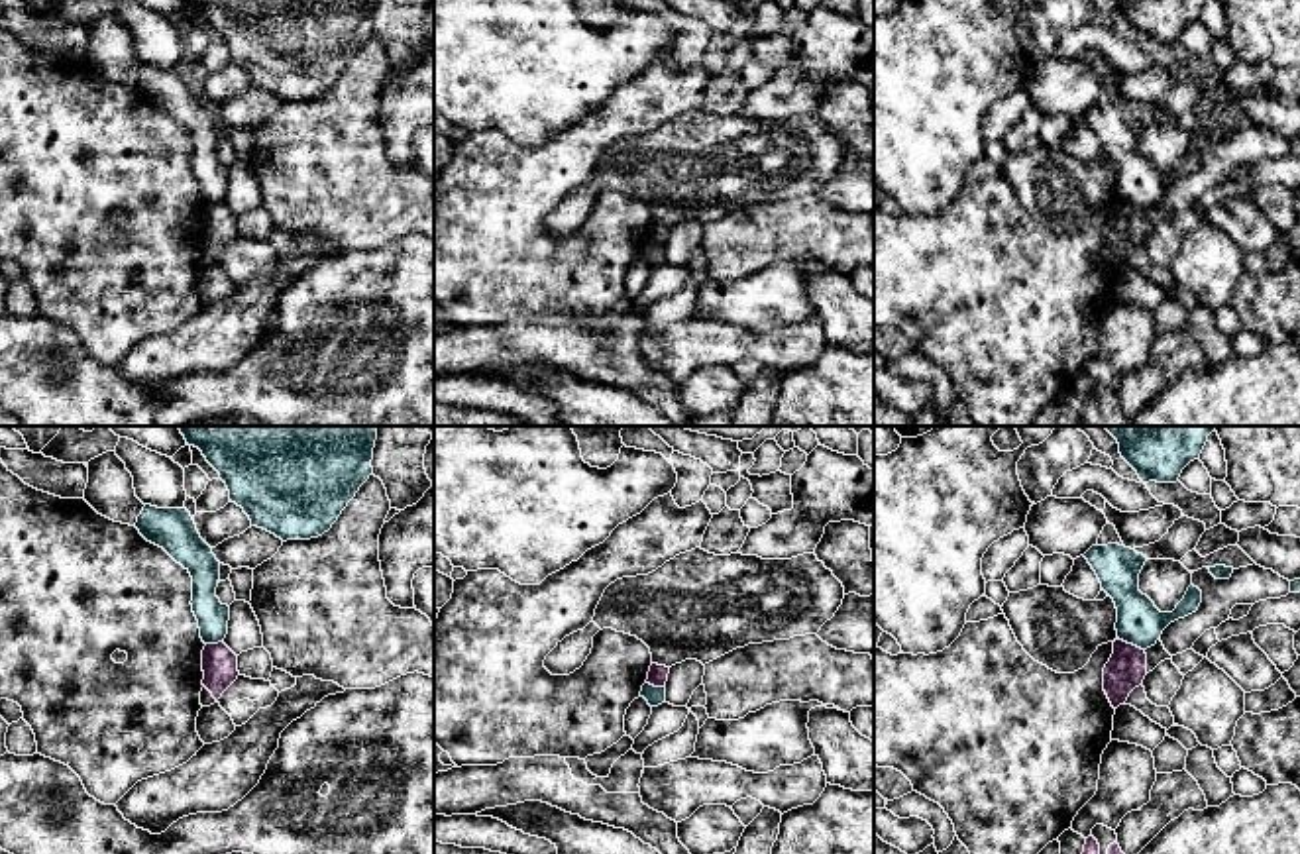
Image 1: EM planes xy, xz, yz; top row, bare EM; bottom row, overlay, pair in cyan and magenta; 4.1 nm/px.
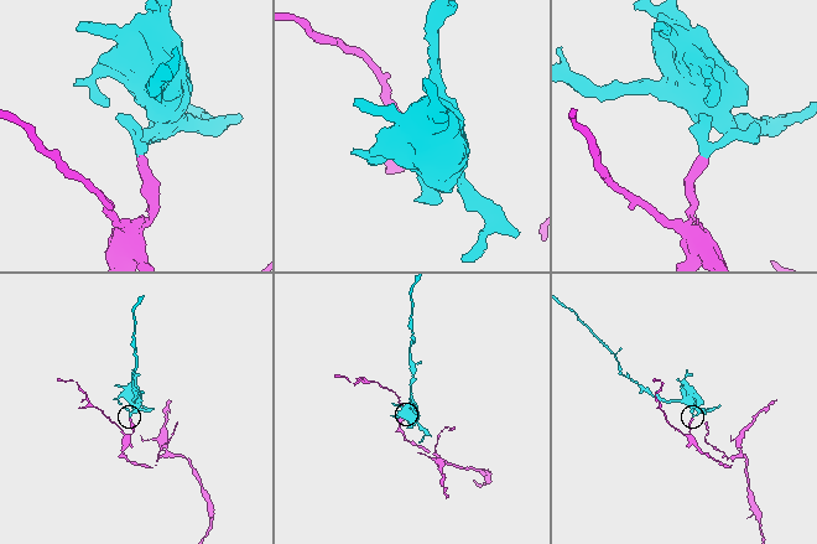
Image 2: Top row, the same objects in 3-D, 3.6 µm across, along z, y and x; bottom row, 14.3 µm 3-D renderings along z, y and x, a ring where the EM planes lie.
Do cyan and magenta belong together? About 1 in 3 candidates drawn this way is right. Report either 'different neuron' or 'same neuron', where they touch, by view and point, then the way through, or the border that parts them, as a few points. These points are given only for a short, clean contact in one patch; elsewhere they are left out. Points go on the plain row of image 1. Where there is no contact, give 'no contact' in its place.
different neuron | yz (1132, 203) | along yz (1120, 199), (1143, 211)

